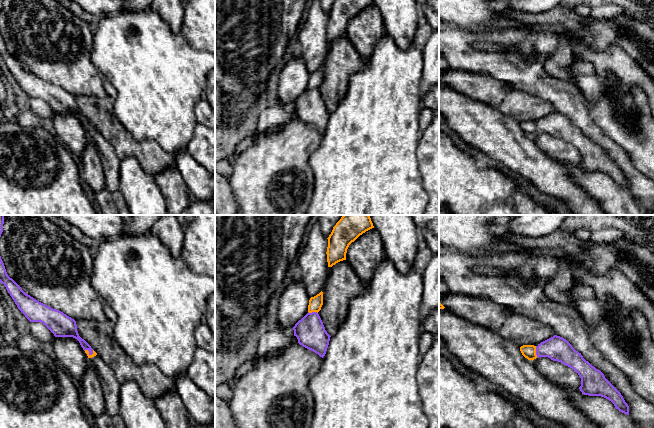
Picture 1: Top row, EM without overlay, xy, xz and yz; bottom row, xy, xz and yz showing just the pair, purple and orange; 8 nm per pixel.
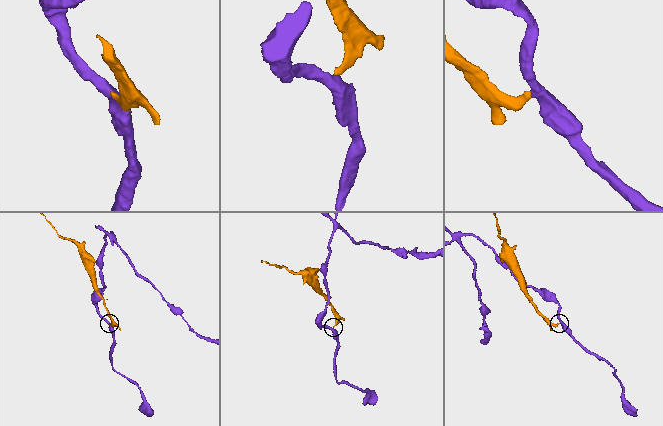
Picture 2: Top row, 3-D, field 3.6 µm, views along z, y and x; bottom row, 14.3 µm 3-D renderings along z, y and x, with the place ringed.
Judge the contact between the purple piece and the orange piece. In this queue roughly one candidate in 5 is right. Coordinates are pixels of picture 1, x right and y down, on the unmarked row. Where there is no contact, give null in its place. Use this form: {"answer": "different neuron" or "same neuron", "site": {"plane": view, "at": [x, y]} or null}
{"answer": "different neuron", "site": {"plane": "yz", "at": [536, 128]}}

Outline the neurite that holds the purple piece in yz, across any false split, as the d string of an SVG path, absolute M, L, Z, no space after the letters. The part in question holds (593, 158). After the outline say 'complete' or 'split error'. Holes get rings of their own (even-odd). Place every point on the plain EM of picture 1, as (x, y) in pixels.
M554 111L536 122L536 131L572 144L581 154L580 167L584 171L601 172L611 177L620 188L629 191L629 182L621 169L605 154L604 150L586 137L564 114Z; complete

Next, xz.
M308 88L295 100L293 106L300 121L322 134L325 132L331 112L325 106L317 88Z; complete

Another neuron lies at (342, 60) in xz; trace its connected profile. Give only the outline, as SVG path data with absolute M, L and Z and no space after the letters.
M347 36L328 43L323 68L323 81L318 88L325 106L330 112L336 110L345 97L350 76L362 69L364 59Z

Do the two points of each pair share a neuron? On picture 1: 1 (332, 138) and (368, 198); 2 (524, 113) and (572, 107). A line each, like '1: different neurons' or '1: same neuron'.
1: same neuron
2: different neurons

